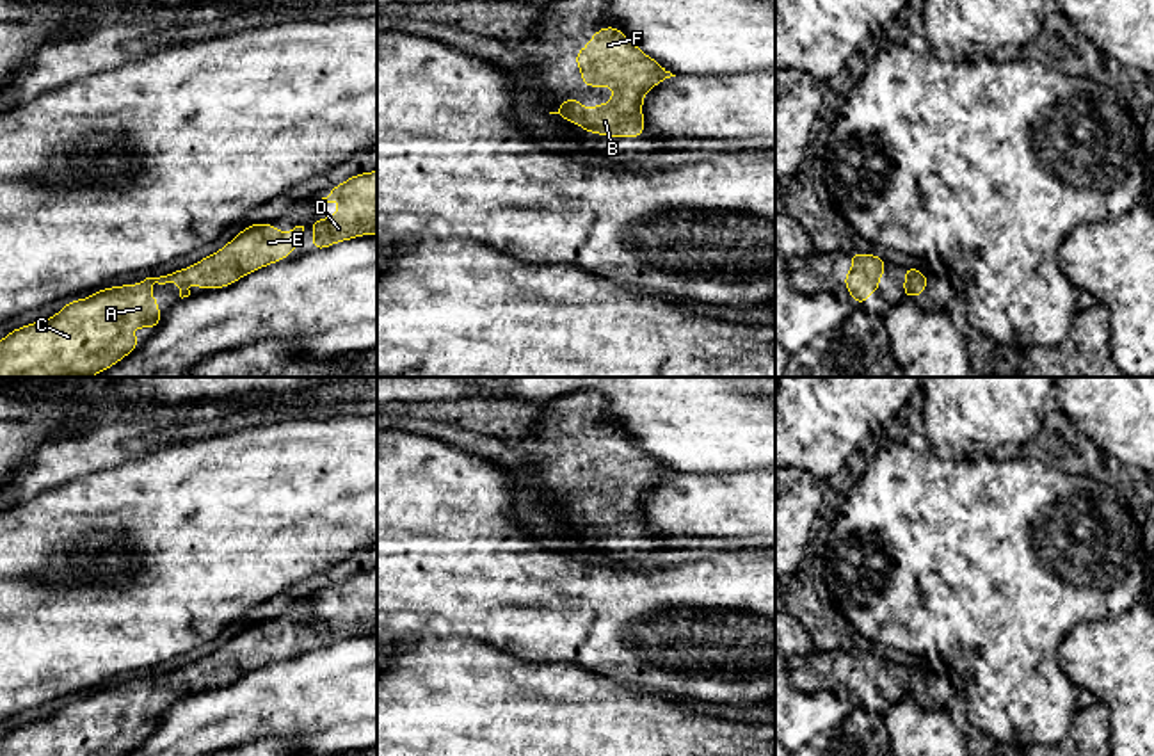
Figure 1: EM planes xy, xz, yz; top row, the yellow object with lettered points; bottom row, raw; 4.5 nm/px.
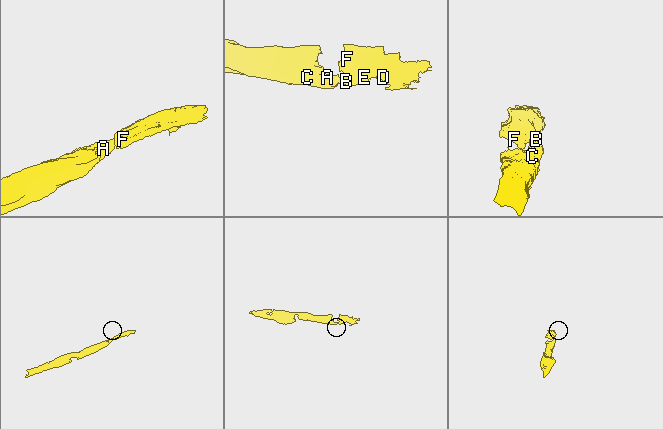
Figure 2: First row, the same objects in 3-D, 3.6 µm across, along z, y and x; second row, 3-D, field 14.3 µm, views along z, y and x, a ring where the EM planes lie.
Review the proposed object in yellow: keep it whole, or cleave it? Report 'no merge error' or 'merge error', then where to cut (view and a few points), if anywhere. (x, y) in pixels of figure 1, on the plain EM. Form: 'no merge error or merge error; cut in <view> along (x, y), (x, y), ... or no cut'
no merge error; no cut

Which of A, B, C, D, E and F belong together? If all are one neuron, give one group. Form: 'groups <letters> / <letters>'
groups A B C D E F

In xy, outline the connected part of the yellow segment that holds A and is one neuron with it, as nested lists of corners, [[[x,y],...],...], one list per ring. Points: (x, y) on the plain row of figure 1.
[[[258,621],[194,665],[69,699],[55,715],[12,728],[0,738],[0,756],[124,756],[142,740],[128,729],[155,728],[162,719],[158,699],[149,692],[153,681],[176,680],[181,697],[190,694],[188,676],[199,688],[228,685],[284,658],[297,647],[302,630],[304,624],[295,624],[279,631],[276,624]]]

